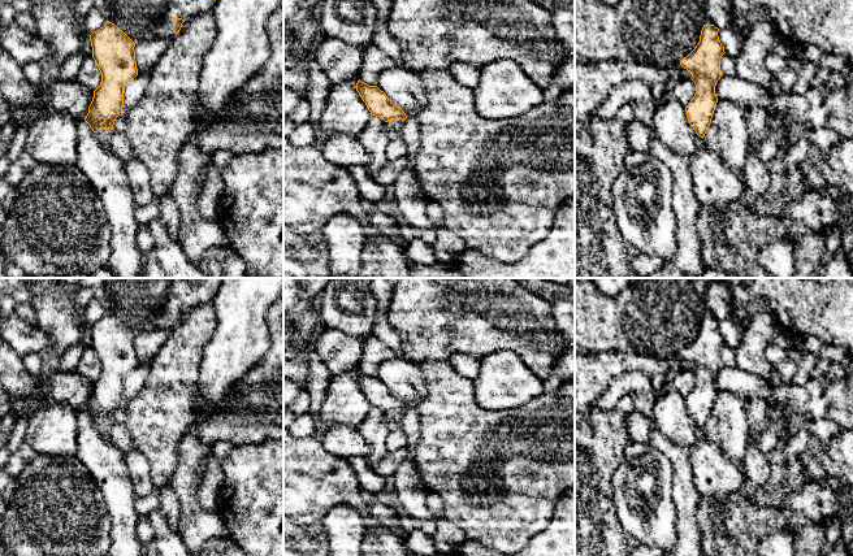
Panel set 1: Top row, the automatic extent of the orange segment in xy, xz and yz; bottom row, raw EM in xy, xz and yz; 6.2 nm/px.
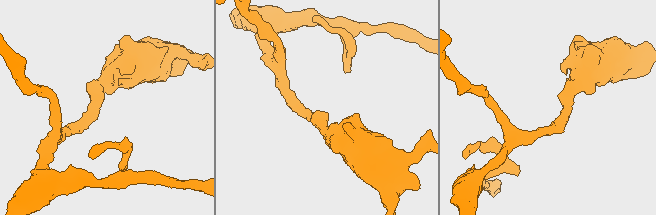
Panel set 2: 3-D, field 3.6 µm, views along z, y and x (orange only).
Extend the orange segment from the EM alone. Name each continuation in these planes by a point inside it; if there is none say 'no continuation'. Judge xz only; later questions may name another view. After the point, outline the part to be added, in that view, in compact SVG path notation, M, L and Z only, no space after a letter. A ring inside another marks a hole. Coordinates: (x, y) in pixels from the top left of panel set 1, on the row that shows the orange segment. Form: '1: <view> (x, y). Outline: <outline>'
no continuation

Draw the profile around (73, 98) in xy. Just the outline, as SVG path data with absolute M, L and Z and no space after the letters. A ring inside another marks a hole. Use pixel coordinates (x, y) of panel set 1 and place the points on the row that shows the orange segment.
M77 79L69 82L53 81L48 86L52 108L66 112L78 121L83 121L88 113L94 92Z

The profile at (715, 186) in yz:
M706 147L689 157L690 179L698 205L715 213L732 201L744 199L745 182L731 170L724 160Z

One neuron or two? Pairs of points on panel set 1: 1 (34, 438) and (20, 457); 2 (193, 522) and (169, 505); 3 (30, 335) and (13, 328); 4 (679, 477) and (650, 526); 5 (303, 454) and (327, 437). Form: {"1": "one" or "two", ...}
{"1": "two", "2": "two", "3": "one", "4": "two", "5": "two"}

